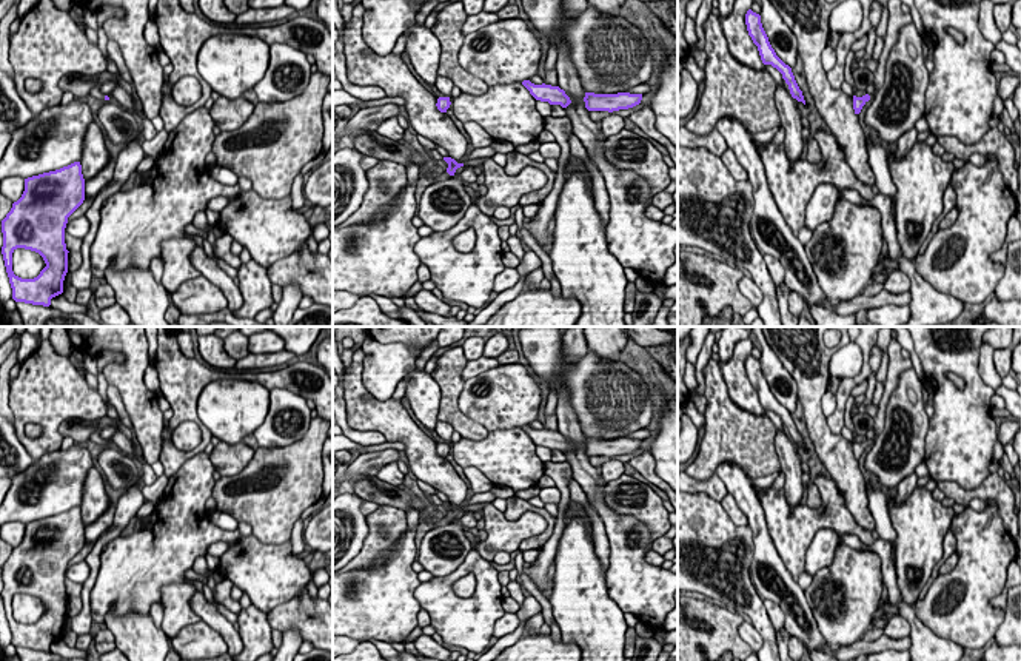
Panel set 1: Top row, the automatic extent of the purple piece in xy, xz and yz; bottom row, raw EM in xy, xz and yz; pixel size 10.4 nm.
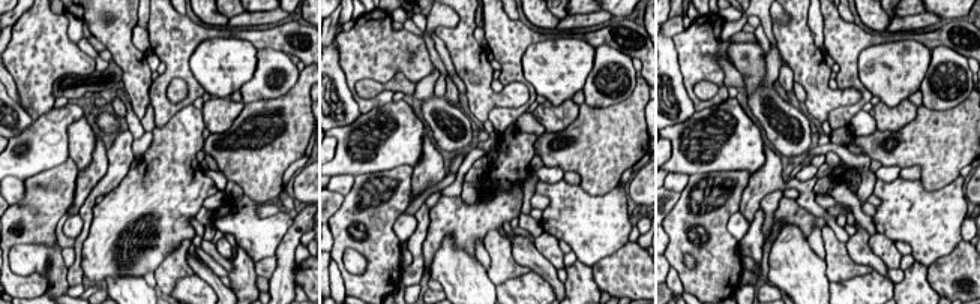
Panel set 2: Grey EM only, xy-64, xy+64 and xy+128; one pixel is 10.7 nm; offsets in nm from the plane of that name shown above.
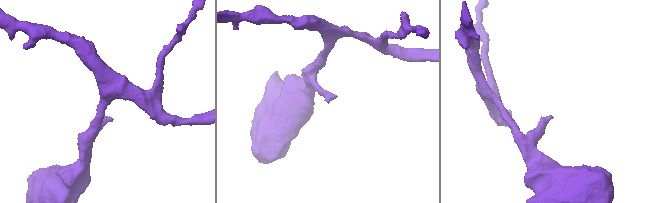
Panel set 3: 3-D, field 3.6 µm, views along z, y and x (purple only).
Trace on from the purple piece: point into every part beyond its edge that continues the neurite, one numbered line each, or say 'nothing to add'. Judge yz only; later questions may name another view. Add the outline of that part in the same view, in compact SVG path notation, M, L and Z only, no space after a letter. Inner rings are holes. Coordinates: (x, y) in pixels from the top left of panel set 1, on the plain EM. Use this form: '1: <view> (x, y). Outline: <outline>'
1: yz (897, 364). Outline: M892 337L892 341L889 344L889 350L887 350L889 351L889 368L887 368L887 377L884 382L884 393L882 393L881 402L878 405L878 413L873 418L873 421L875 421L875 425L873 425L875 438L870 439L870 445L875 444L876 438L881 435L881 431L884 428L885 408L887 408L887 404L890 401L893 390L898 385L899 373L904 370L913 368L912 361L904 359L901 354L901 350L902 348L901 348L899 342Z

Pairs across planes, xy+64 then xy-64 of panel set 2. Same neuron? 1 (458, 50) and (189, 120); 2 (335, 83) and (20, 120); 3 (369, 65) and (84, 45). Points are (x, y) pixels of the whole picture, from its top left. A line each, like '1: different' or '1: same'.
1: different
2: same
3: different

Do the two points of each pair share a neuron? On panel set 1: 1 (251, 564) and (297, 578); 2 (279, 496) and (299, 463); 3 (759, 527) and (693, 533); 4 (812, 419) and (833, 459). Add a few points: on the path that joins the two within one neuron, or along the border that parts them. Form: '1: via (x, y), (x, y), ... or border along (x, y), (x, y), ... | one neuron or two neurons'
1: via (262, 570), (273, 575), (287, 575) | one neuron
2: via (279, 489), (296, 470) | one neuron
3: border along (747, 526), (753, 535), (753, 560), (750, 566) | two neurons
4: via (821, 429), (829, 441), (829, 450) | one neuron

